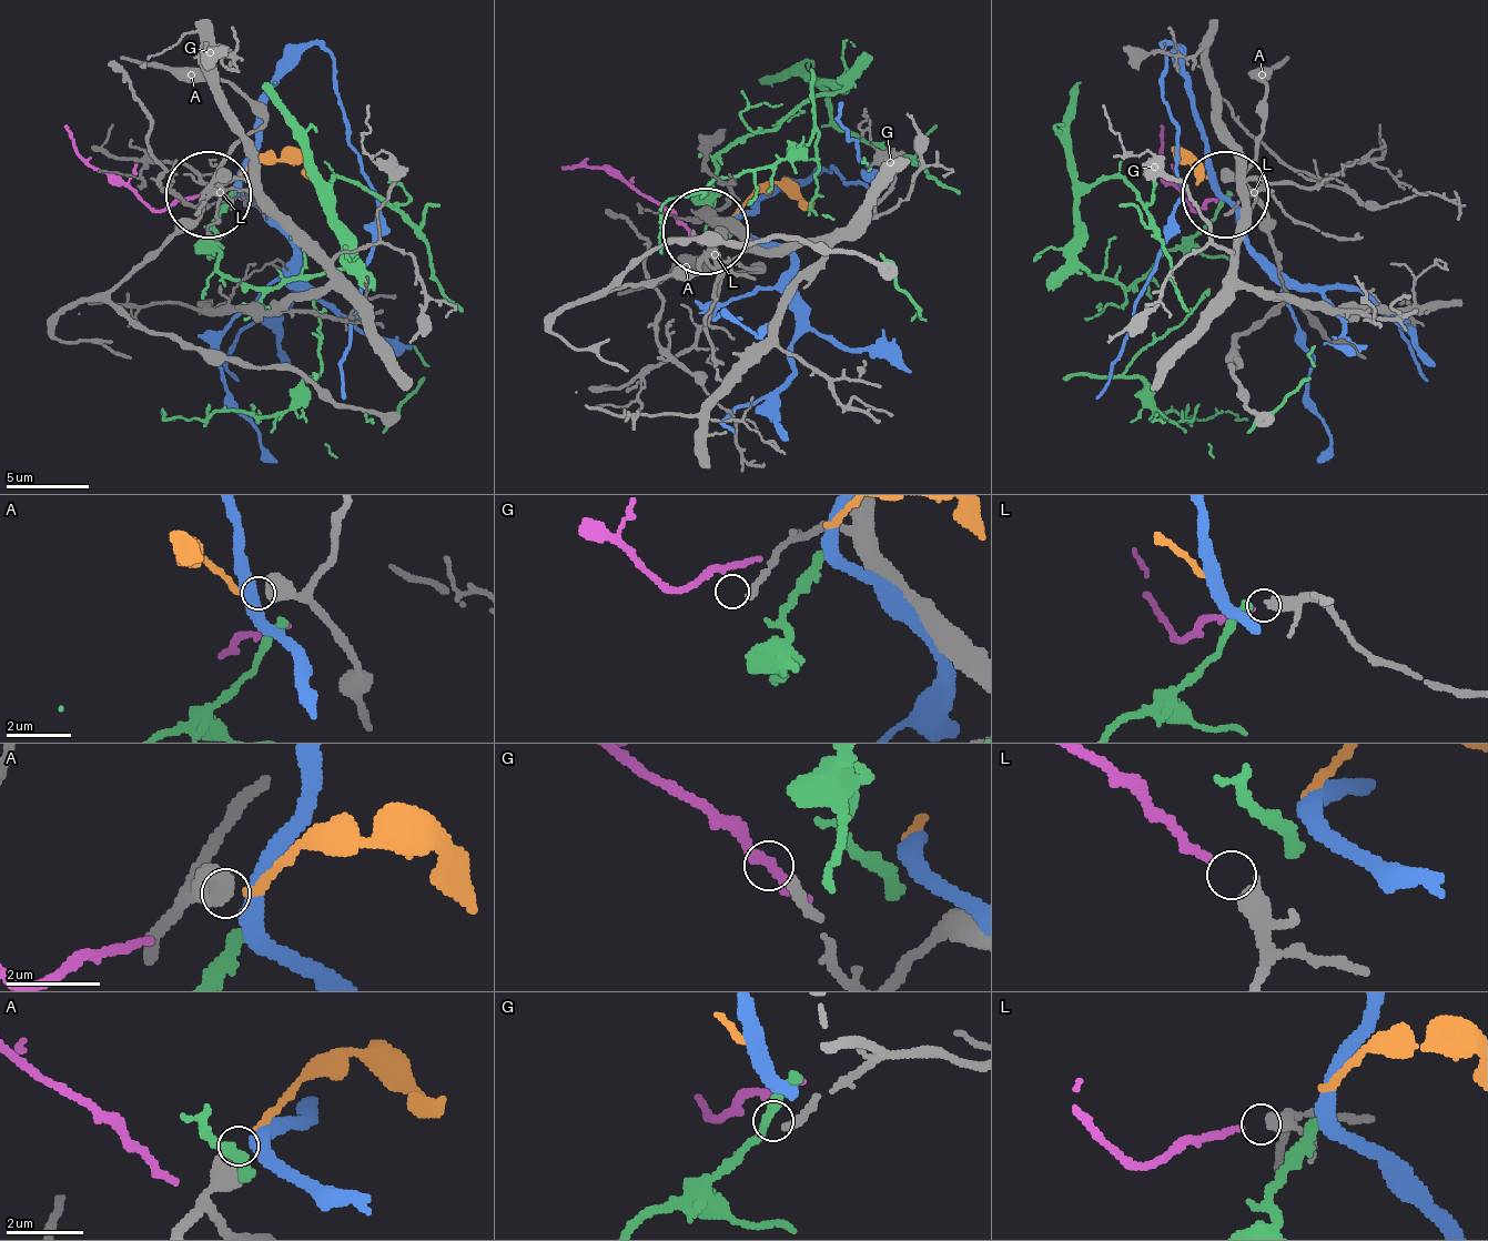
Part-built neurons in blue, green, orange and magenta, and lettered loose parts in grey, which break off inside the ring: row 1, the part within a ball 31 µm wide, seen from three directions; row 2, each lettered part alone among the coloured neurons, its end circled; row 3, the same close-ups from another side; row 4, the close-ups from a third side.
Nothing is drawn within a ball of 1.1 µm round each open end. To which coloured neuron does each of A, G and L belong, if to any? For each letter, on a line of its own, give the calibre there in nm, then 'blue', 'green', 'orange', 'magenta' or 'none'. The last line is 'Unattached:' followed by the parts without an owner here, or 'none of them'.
A: calibre 600 nm; orange
G: calibre 200 nm; none
L: calibre 320 nm; magenta
Unattached: G

